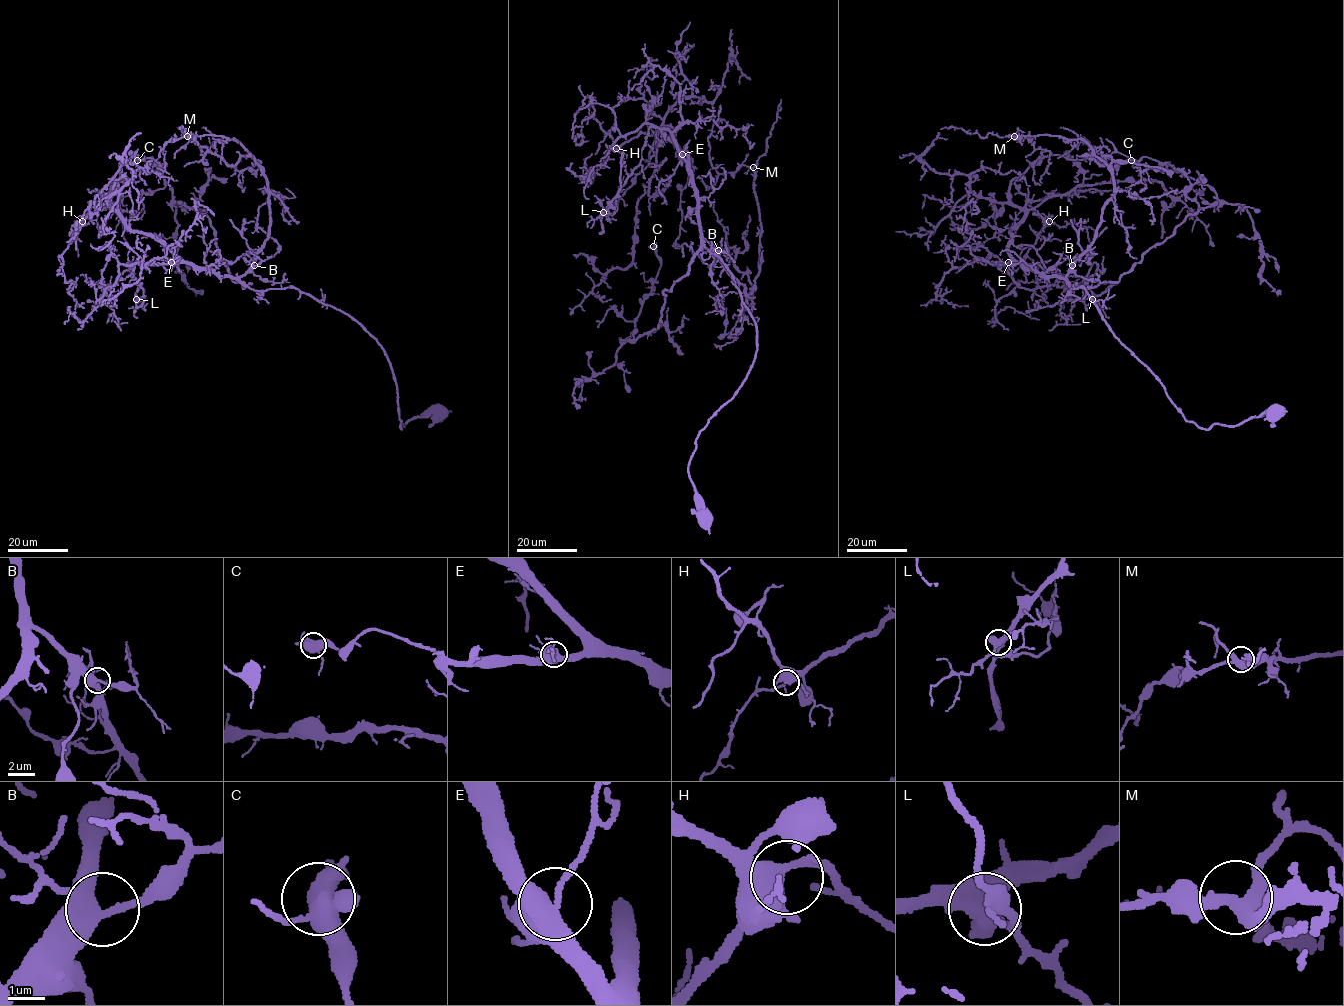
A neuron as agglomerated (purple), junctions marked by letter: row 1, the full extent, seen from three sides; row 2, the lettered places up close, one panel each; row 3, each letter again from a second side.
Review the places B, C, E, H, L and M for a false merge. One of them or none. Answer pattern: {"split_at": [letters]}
{"split_at": ["L"]}

